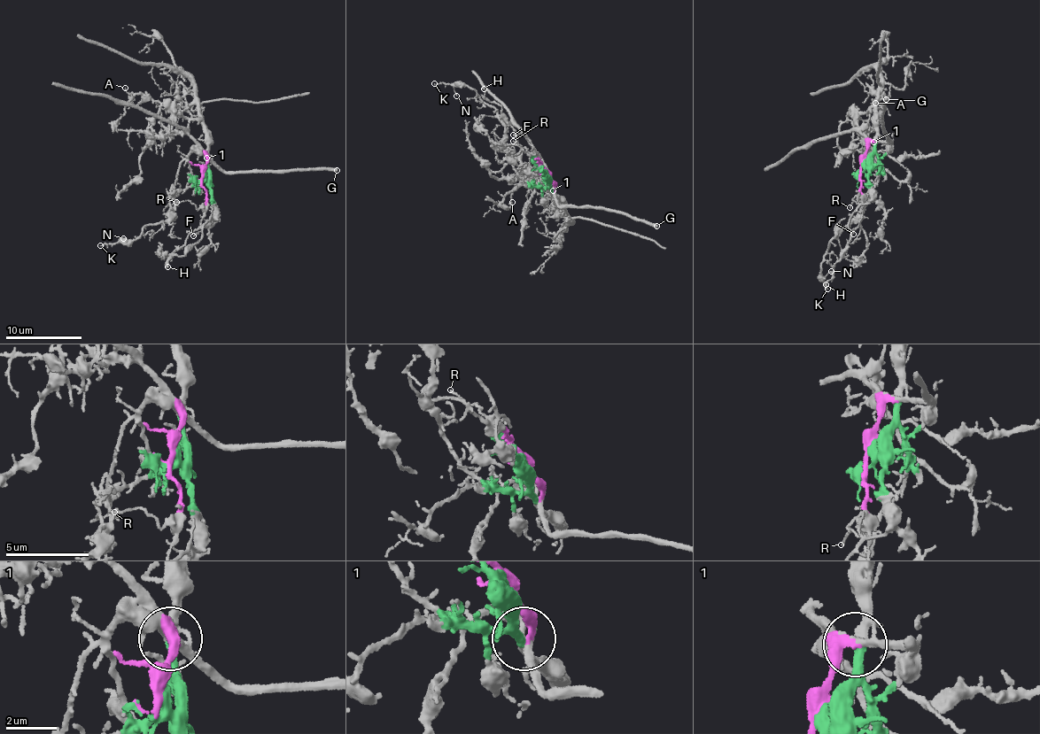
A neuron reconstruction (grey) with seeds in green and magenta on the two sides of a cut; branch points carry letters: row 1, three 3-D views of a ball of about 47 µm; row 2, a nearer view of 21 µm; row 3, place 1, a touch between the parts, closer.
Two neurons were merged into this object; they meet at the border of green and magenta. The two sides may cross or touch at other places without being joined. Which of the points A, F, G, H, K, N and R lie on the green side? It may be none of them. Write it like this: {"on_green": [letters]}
{"on_green": ["A", "H", "K", "N"]}

